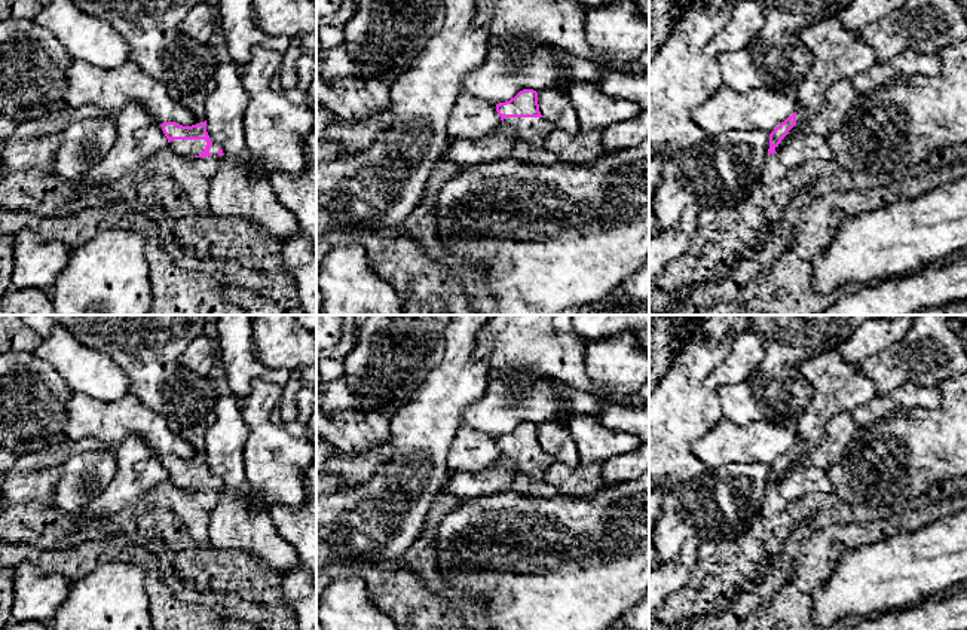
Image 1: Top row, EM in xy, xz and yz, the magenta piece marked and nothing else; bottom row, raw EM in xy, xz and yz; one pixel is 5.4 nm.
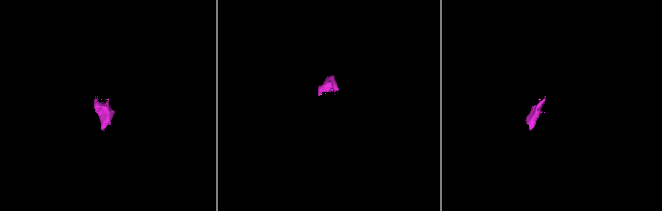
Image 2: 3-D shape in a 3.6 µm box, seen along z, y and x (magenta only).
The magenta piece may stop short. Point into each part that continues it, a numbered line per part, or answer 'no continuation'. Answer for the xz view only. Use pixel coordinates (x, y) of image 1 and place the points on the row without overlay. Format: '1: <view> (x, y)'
1: xz (532, 464)

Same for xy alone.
1: xy (186, 480)

